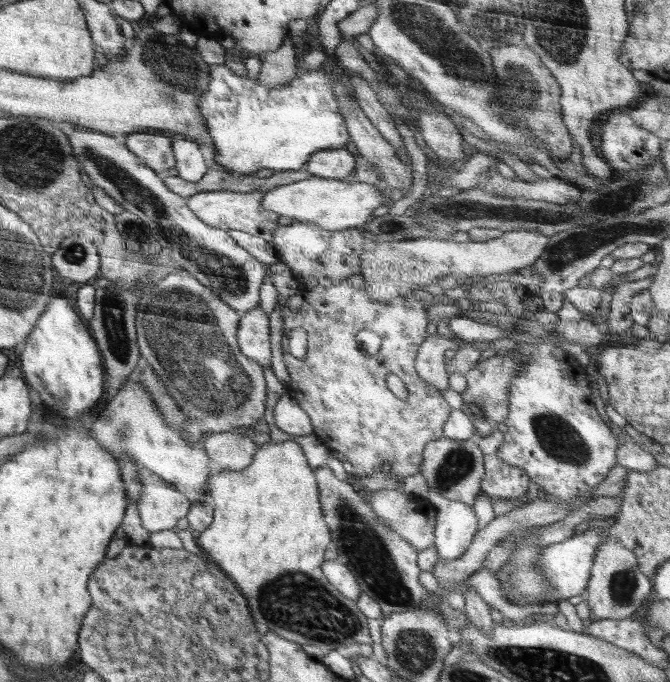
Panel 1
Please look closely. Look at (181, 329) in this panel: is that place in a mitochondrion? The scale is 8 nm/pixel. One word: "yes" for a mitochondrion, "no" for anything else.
yes

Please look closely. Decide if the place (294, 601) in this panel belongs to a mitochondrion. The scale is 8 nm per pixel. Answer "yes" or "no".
yes

